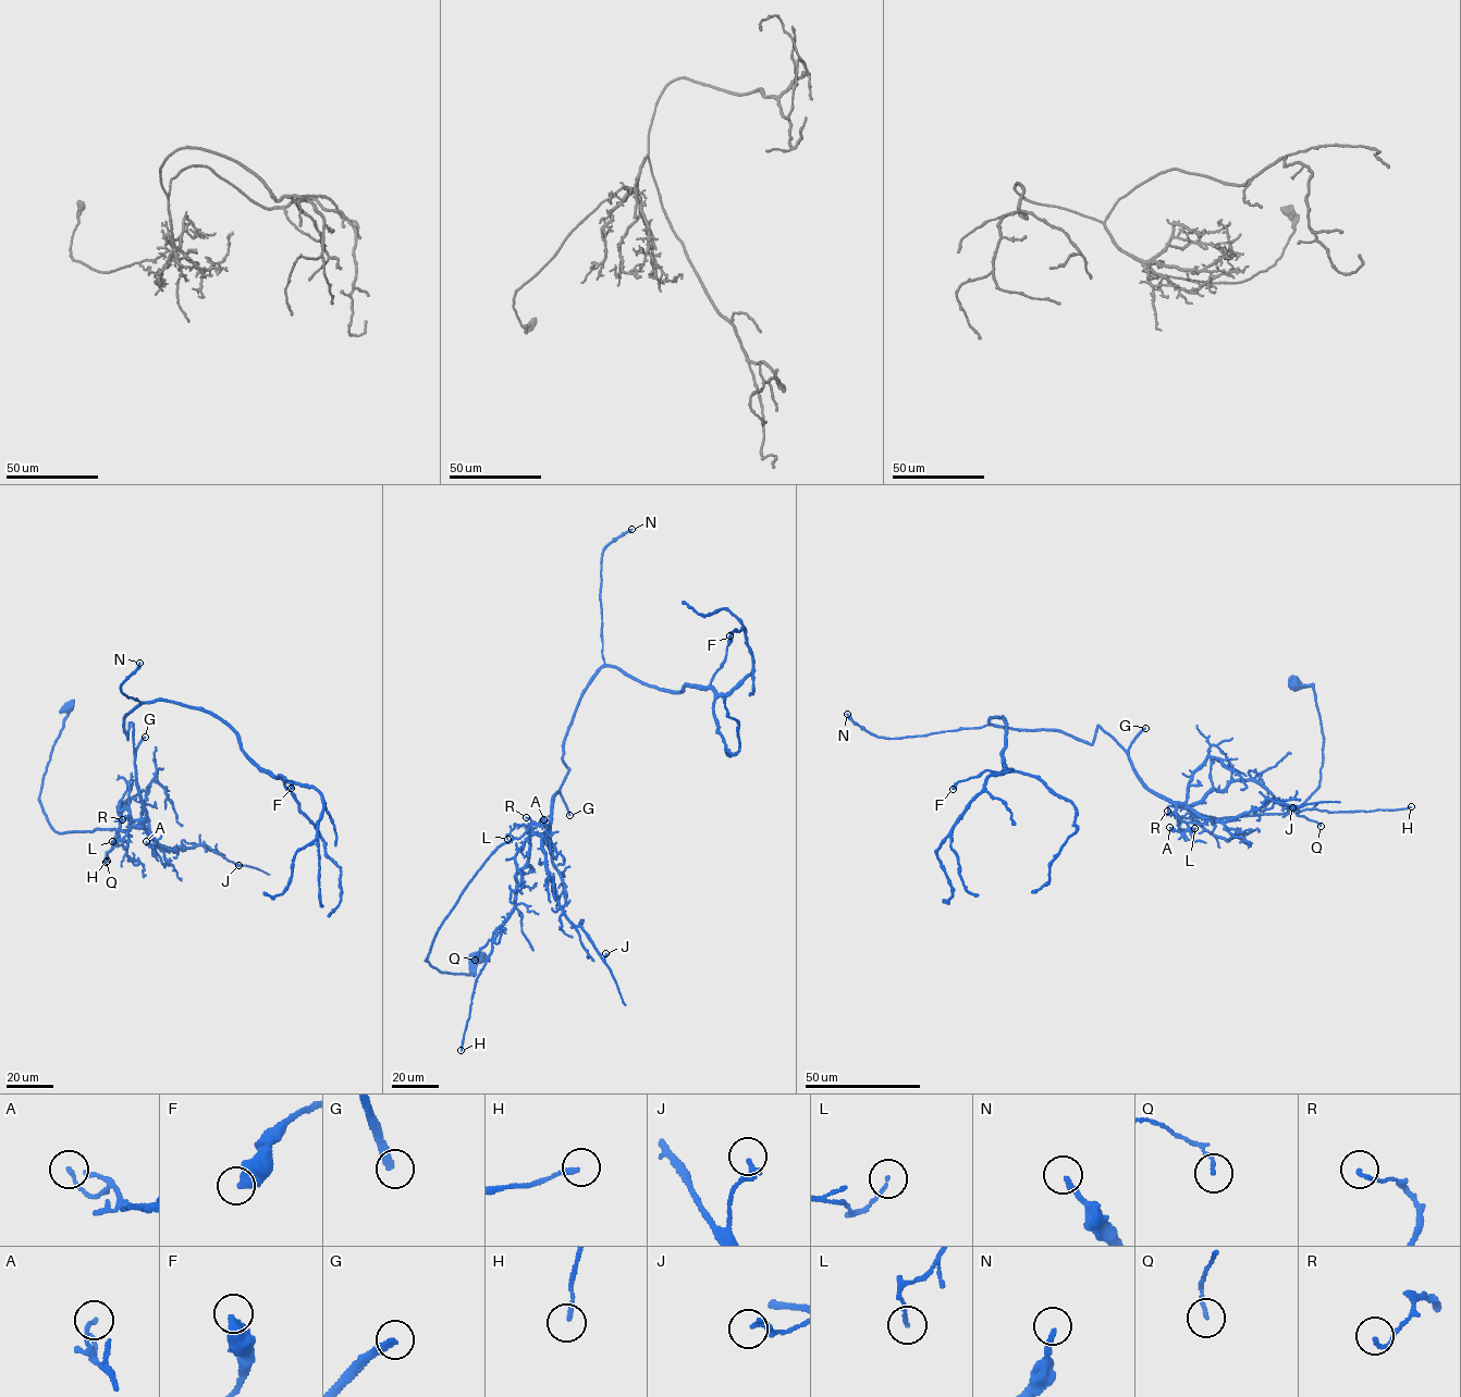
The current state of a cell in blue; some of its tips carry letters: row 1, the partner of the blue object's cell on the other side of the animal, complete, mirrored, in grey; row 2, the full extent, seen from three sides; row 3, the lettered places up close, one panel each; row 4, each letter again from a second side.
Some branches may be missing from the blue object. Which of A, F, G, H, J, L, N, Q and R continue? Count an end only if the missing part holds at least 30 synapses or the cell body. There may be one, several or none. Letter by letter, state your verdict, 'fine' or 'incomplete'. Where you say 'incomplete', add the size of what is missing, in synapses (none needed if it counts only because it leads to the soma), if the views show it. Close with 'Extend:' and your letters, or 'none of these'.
A: fine
F: fine
G: incomplete | 350 syn
H: fine
J: fine
L: fine
N: fine
Q: fine
R: fine
Extend: G

